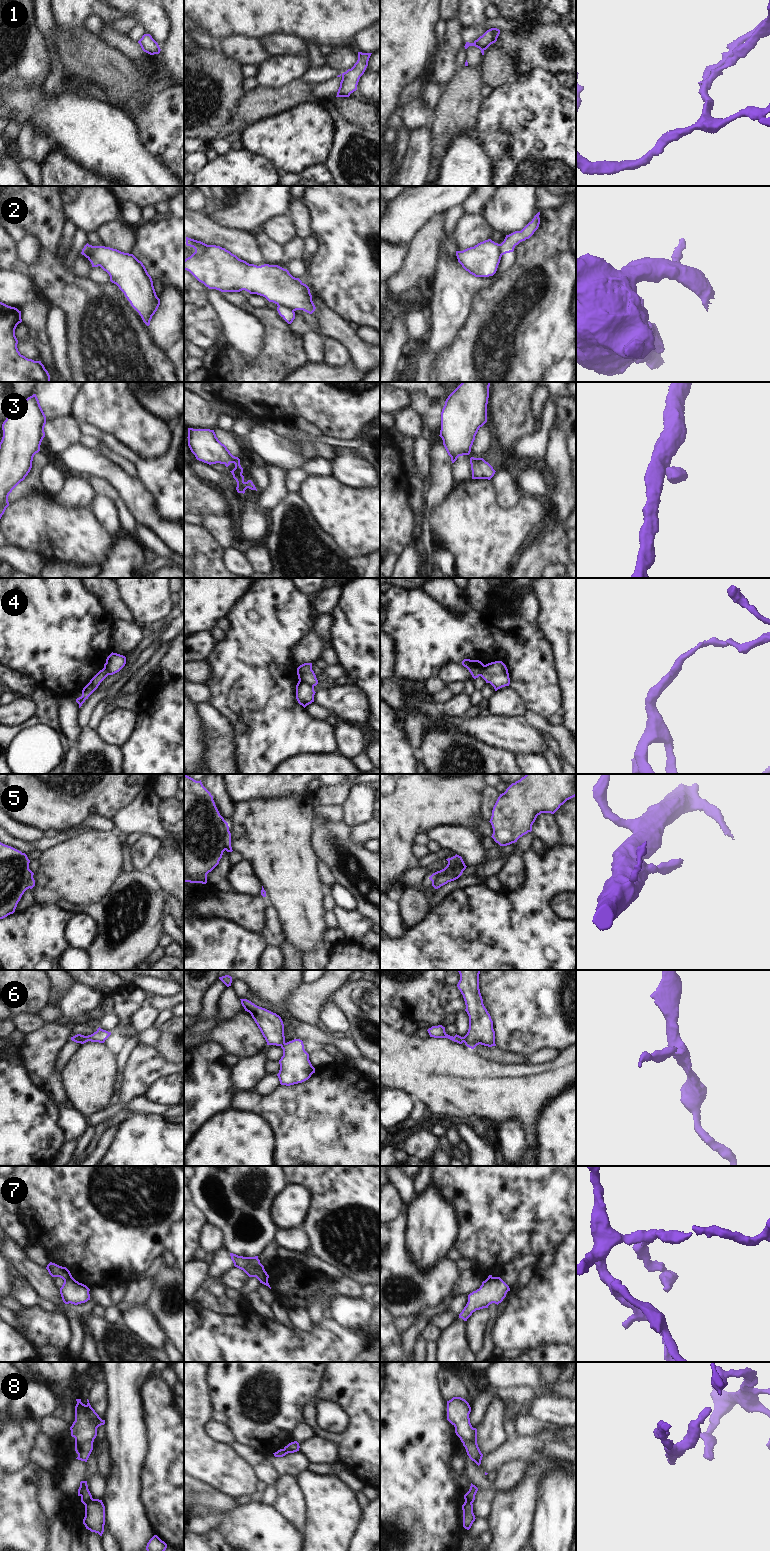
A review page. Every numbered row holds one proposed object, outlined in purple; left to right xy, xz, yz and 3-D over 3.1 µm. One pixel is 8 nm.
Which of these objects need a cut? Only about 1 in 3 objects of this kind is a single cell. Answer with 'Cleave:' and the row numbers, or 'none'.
Cleave: 1, 2, 3, 4, 5, 7, 8

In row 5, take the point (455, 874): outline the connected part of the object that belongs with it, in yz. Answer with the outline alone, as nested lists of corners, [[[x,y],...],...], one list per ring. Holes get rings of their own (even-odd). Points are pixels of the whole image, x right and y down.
[[[456,865],[454,870],[445,876],[442,877],[438,877],[433,883],[432,886],[435,889],[440,888],[441,886],[447,884],[448,882],[454,881],[456,879],[458,879],[460,877],[460,873],[461,873],[461,866]]]

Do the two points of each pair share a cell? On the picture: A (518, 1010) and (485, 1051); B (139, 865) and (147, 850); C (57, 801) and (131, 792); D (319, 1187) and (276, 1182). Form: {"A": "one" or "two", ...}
{"A": "two", "B": "one", "C": "one", "D": "two"}

